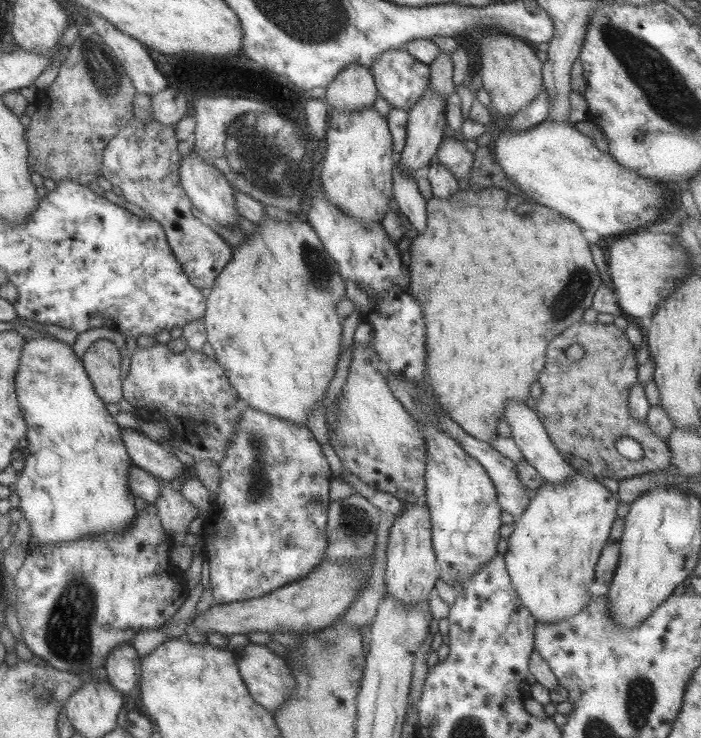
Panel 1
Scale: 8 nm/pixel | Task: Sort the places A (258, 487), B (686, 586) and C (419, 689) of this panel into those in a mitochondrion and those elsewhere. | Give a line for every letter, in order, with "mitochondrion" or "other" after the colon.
A: mitochondrion
B: other
C: other

